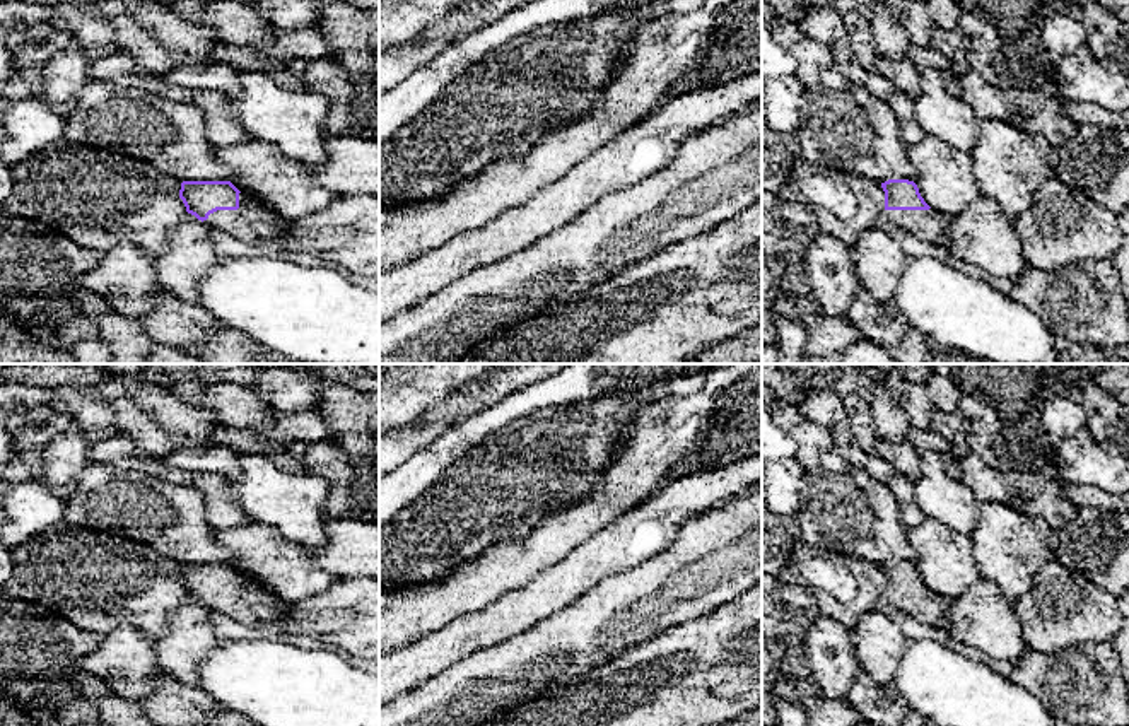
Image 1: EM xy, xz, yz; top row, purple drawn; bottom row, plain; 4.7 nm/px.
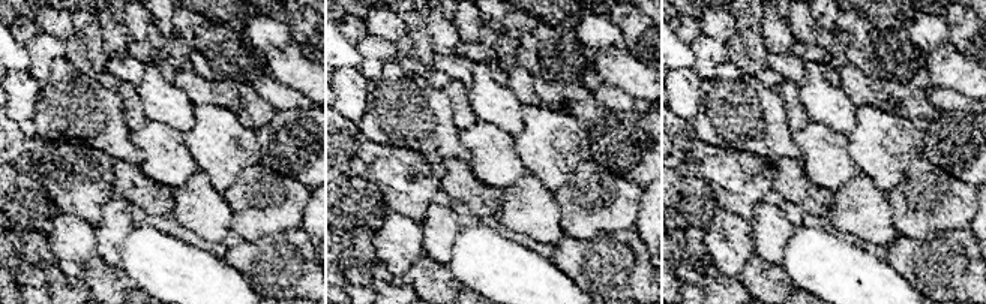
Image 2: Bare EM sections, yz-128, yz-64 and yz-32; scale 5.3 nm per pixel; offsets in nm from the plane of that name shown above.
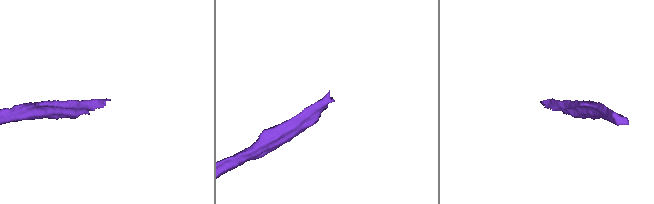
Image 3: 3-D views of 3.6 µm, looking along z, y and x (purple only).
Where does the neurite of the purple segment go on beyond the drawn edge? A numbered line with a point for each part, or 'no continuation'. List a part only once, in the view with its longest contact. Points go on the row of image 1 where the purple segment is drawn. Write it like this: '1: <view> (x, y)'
1: xy (253, 222)

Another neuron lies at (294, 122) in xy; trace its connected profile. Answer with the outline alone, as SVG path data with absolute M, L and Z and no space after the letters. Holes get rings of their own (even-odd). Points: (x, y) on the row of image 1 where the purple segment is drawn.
M241 72L239 94L231 97L231 113L253 140L272 143L290 159L318 166L328 157L330 133L325 120L330 113L330 101L309 89L290 92L277 85L268 73Z

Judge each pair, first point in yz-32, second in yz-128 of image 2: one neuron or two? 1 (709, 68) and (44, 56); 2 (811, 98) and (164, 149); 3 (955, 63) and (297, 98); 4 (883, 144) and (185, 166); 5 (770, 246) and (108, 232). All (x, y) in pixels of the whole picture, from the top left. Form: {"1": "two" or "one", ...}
{"1": "one", "2": "two", "3": "two", "4": "two", "5": "one"}

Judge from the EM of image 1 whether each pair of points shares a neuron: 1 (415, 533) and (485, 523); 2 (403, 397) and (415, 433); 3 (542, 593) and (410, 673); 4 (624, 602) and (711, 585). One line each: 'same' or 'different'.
1: same
2: different
3: same
4: same

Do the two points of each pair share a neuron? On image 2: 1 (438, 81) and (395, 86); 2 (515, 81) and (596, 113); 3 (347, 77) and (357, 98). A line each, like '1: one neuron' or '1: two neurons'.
1: two neurons
2: one neuron
3: one neuron

